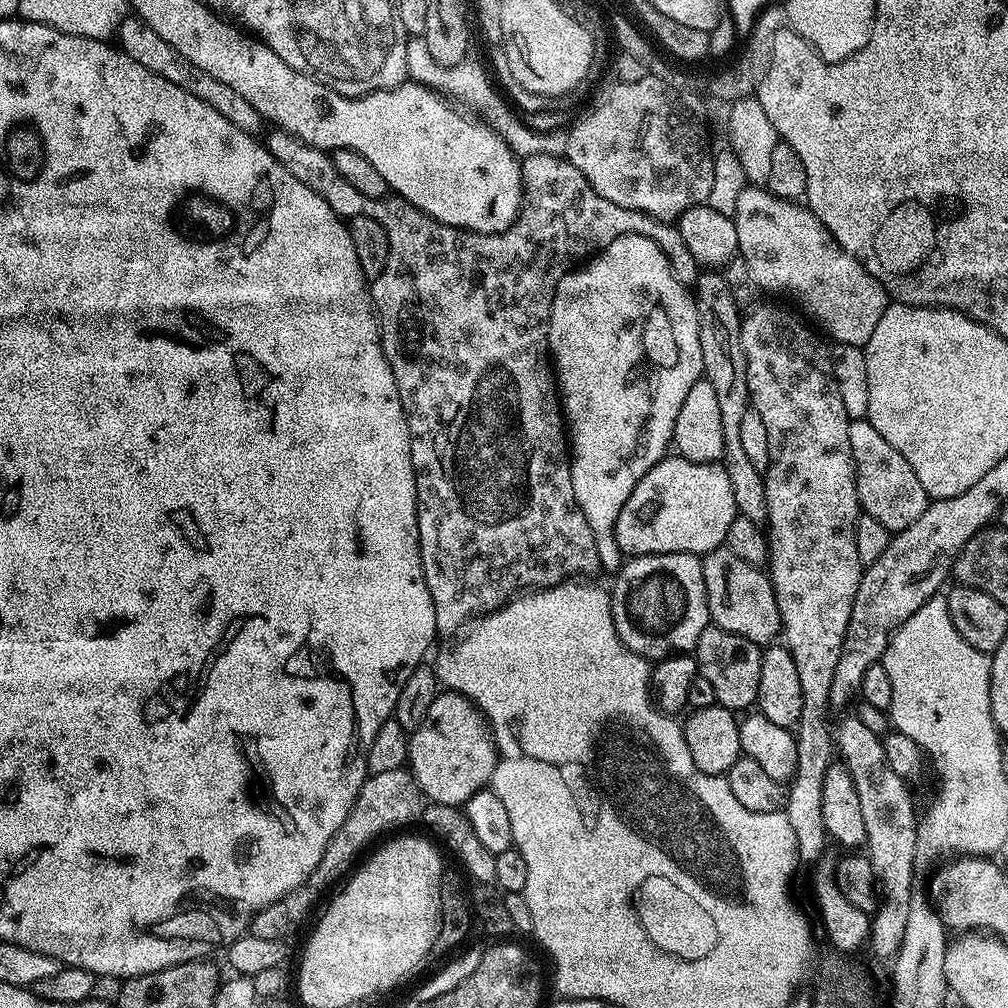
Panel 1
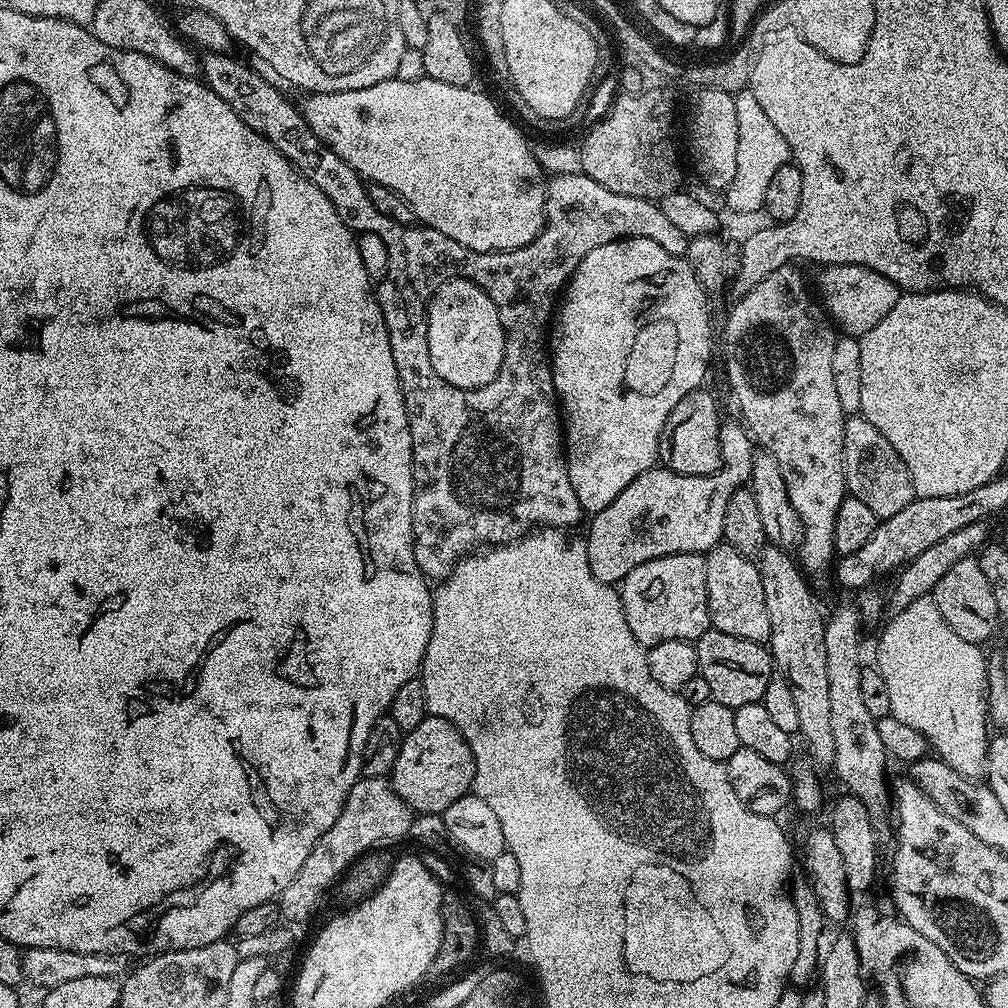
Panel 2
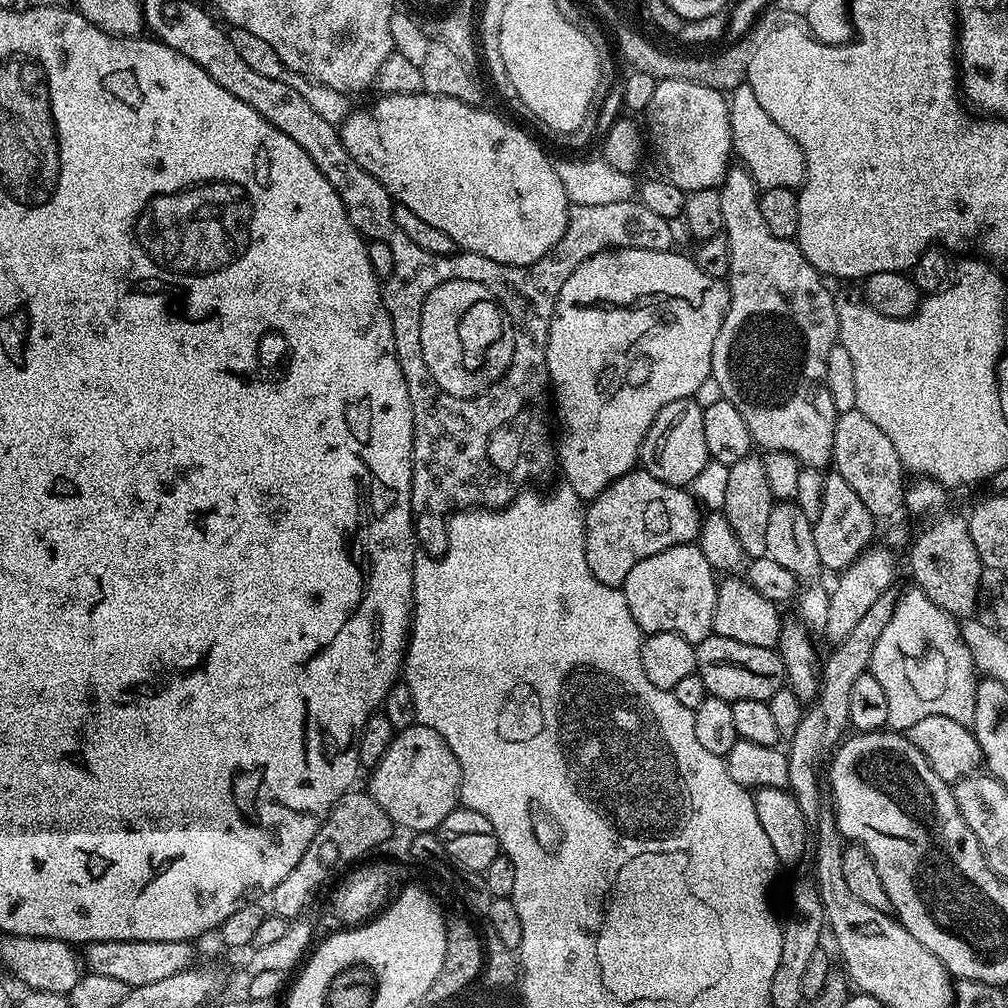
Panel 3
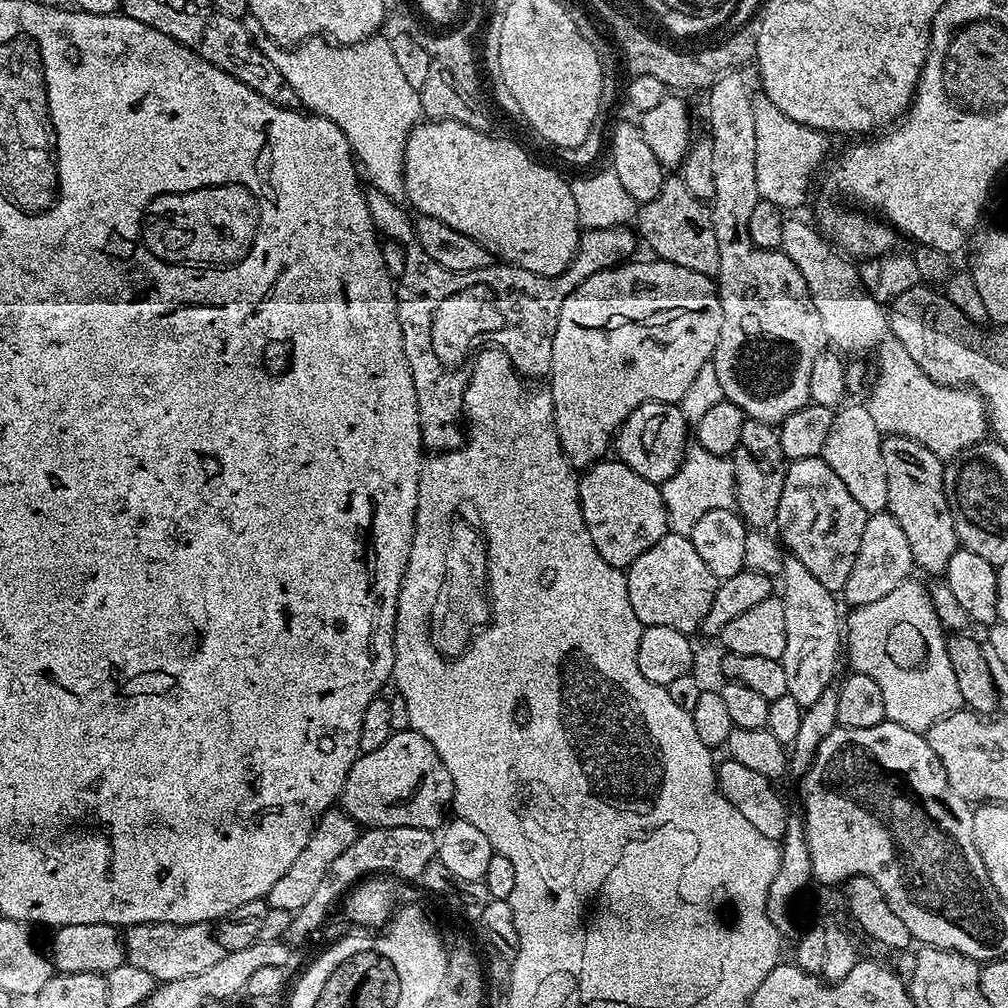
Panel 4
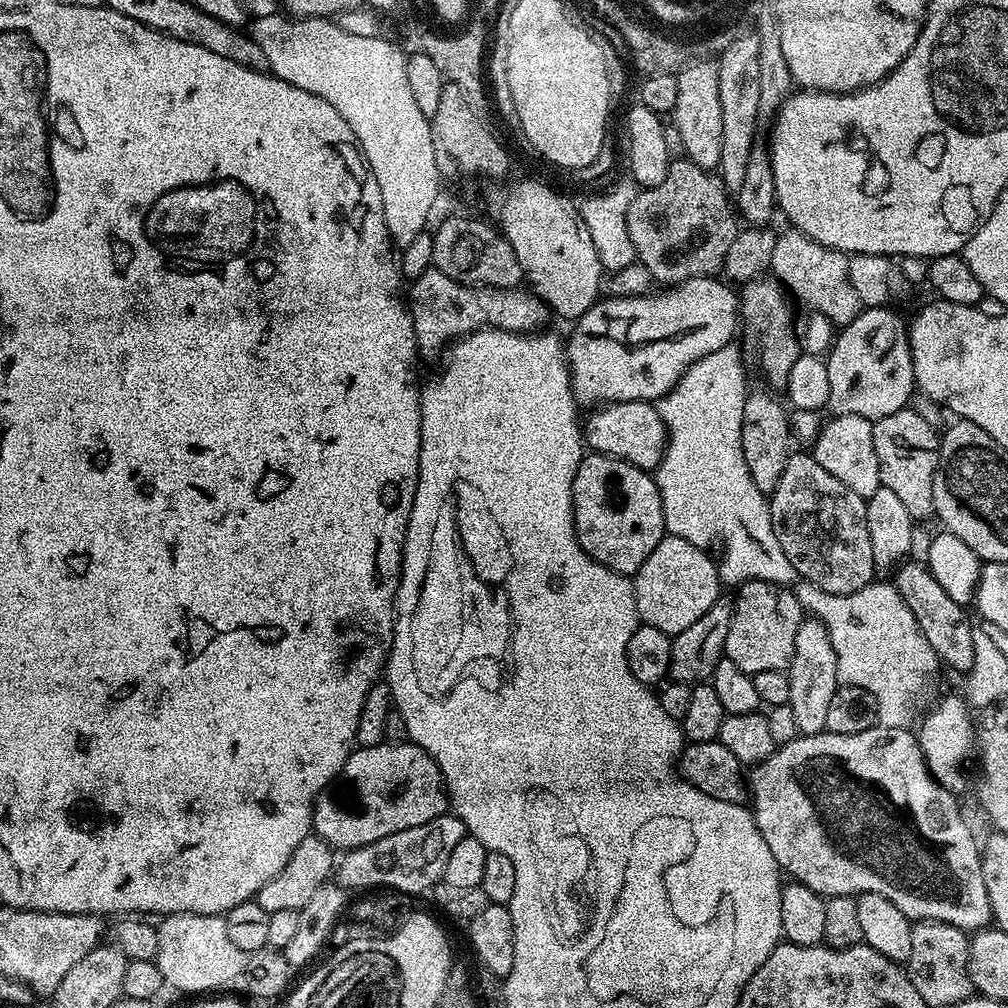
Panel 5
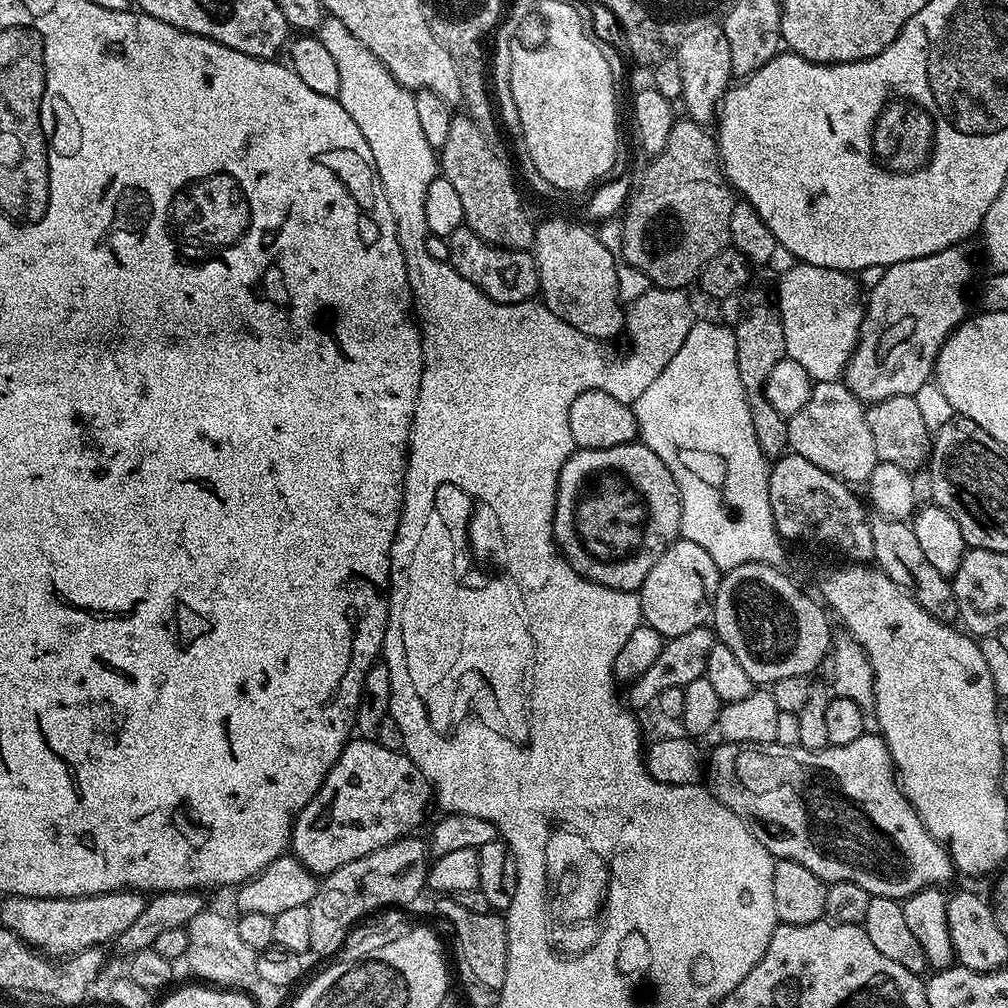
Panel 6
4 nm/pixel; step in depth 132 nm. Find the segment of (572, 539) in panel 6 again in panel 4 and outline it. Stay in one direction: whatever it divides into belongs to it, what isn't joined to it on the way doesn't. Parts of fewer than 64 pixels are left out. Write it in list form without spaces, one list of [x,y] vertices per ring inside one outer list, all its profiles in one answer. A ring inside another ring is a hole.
[[[604,458],[579,477],[580,509],[590,530],[590,542],[610,562],[610,566],[624,570],[654,542],[668,535],[668,511],[657,485],[639,476],[618,458]]]

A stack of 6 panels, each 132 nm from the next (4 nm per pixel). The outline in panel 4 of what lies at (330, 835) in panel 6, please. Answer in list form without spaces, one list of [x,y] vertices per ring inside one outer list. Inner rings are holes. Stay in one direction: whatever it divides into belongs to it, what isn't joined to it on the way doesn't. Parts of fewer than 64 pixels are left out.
[[[411,730],[395,732],[378,750],[357,756],[340,791],[339,807],[357,825],[369,828],[414,826],[439,829],[452,808],[454,778],[446,770],[446,762],[438,758],[438,750]]]

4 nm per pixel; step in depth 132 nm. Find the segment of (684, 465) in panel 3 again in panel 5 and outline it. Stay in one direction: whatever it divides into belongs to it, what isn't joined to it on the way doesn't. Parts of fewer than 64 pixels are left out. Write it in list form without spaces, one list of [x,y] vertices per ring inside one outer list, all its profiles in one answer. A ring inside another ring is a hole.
[[[618,400],[597,407],[582,424],[582,440],[589,444],[596,454],[613,456],[630,462],[645,470],[655,470],[664,457],[664,448],[668,444],[668,429],[660,417],[660,409],[647,400]]]

